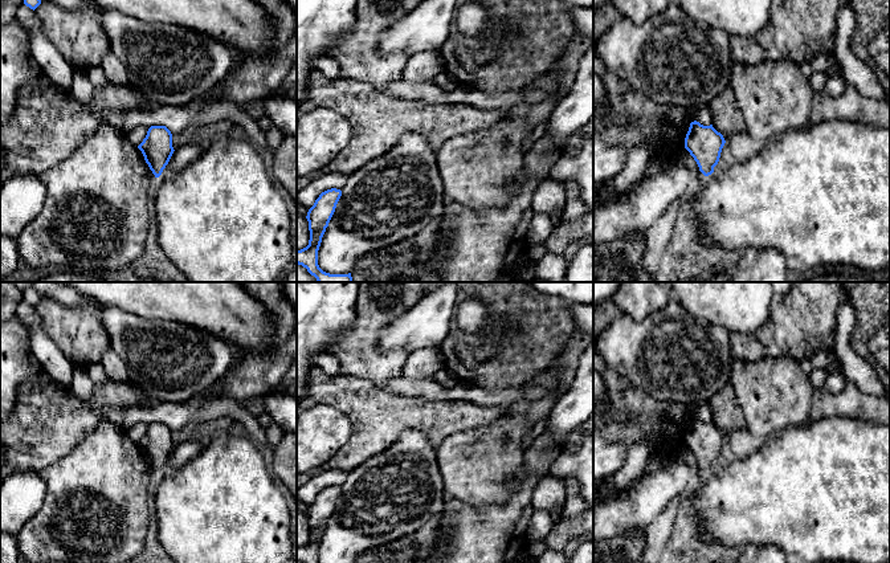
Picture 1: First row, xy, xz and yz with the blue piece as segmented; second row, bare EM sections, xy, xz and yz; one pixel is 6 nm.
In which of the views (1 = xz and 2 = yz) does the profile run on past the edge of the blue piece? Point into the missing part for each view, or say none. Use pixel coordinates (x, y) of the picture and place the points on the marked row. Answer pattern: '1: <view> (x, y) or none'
1: none
2: none

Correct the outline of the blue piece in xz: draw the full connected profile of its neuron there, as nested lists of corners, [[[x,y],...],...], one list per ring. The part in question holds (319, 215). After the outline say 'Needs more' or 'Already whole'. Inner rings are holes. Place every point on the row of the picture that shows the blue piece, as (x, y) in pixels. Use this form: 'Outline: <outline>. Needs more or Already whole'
Outline: [[[336,188],[327,189],[319,195],[306,216],[310,230],[309,245],[297,250],[297,264],[306,268],[318,282],[352,282],[351,273],[330,274],[323,272],[318,265],[318,250],[322,237],[335,212],[340,196],[342,191]]]. Already whole

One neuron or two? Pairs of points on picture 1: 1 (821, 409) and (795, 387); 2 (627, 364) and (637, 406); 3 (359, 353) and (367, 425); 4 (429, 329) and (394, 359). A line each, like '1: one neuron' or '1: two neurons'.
1: two neurons
2: two neurons
3: two neurons
4: two neurons

